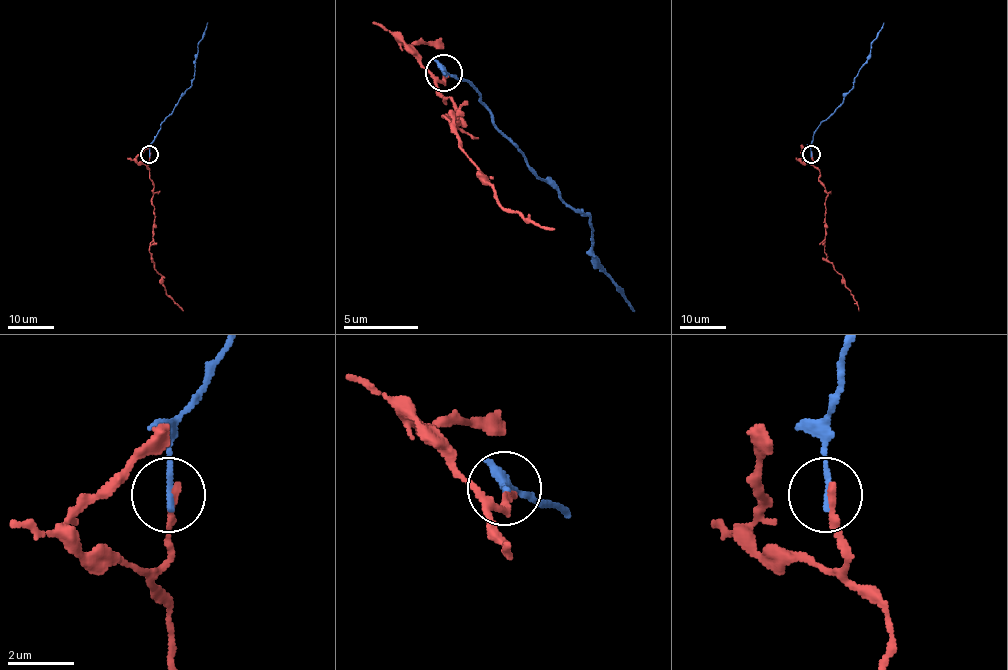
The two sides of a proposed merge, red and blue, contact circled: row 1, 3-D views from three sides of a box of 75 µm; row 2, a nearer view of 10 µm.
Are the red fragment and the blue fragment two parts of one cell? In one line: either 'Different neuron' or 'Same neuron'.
Different neuron

